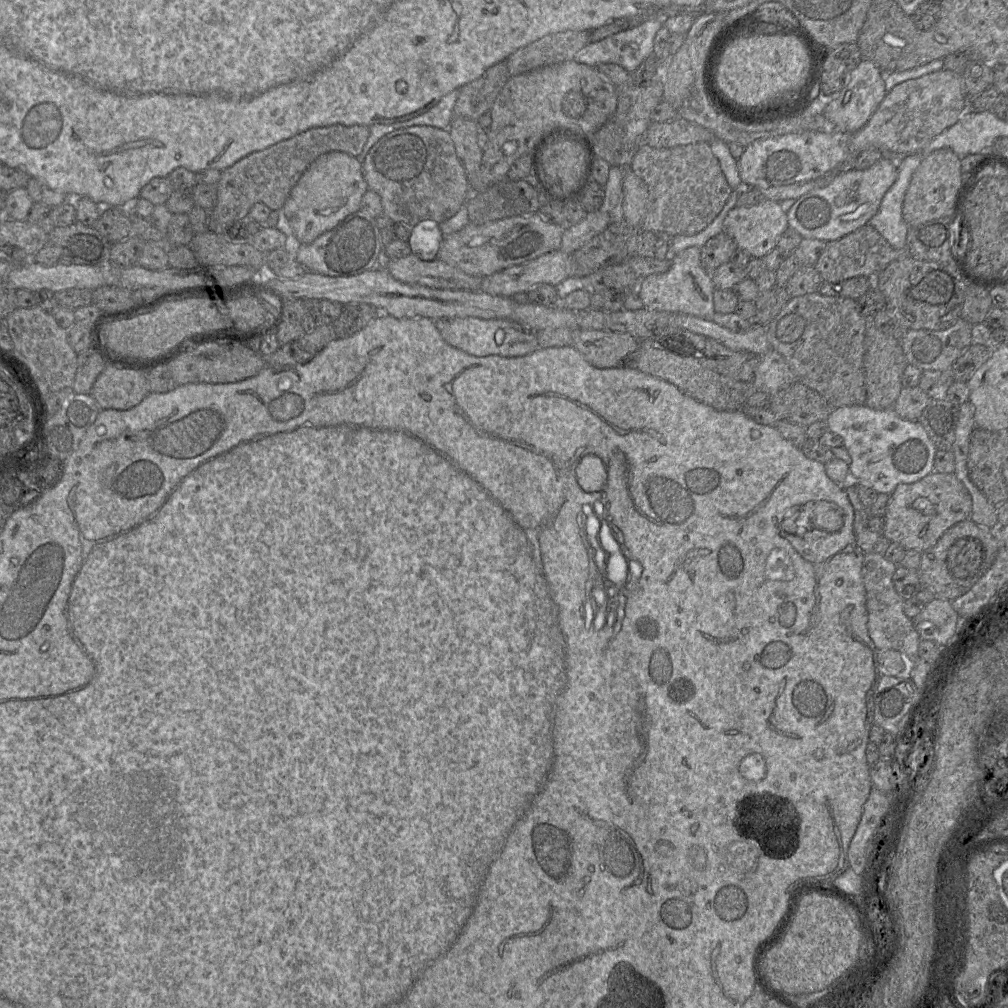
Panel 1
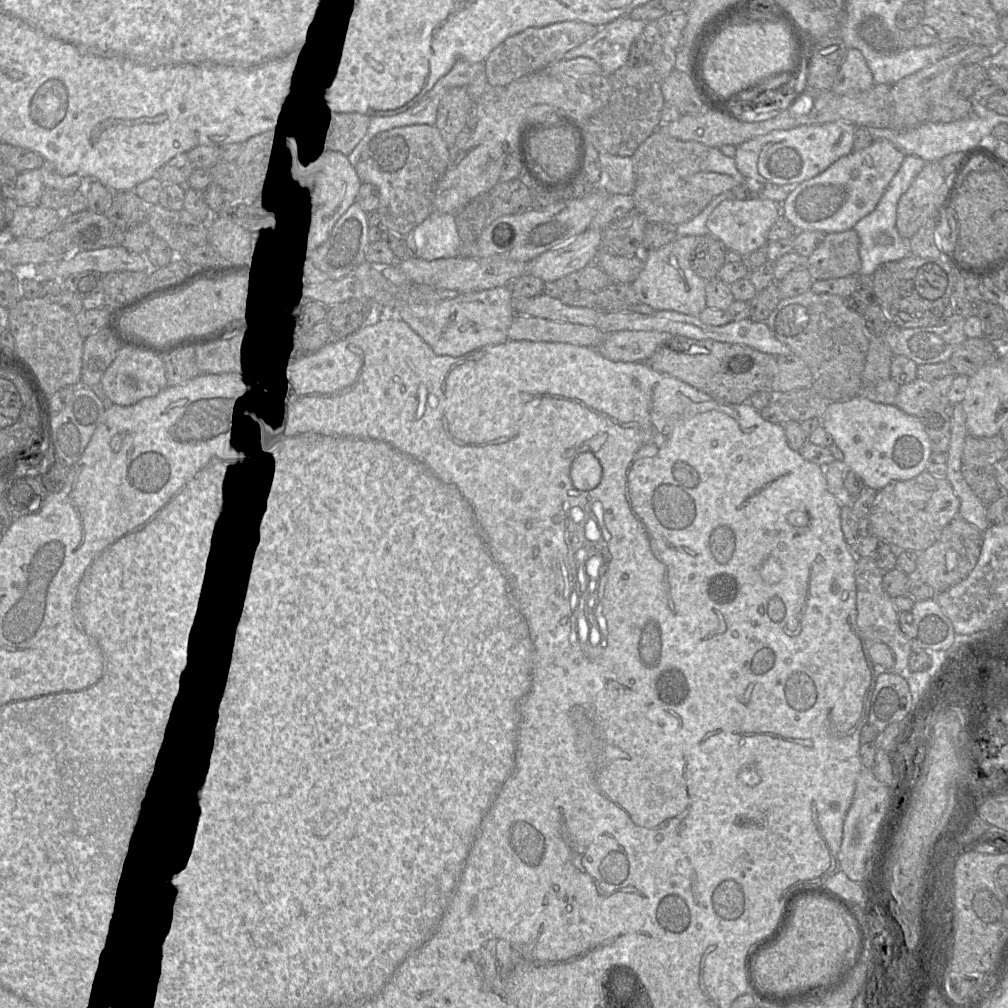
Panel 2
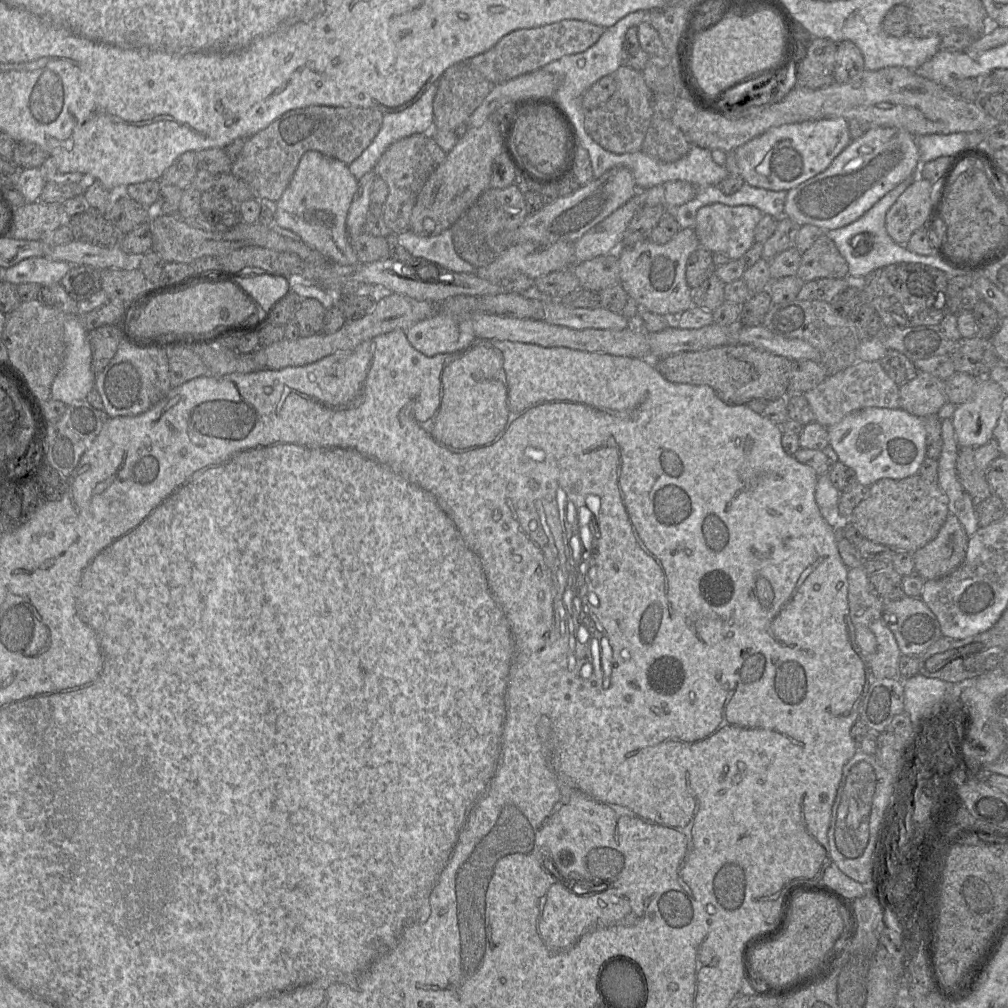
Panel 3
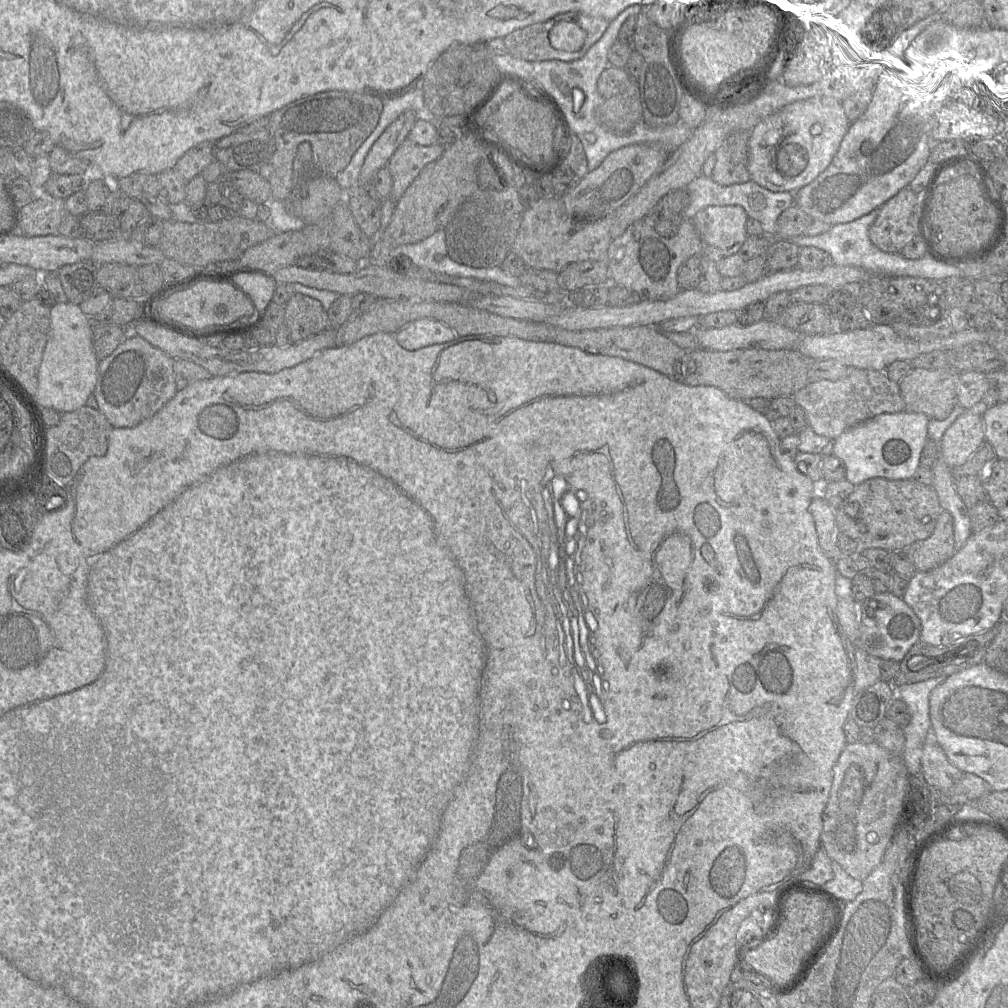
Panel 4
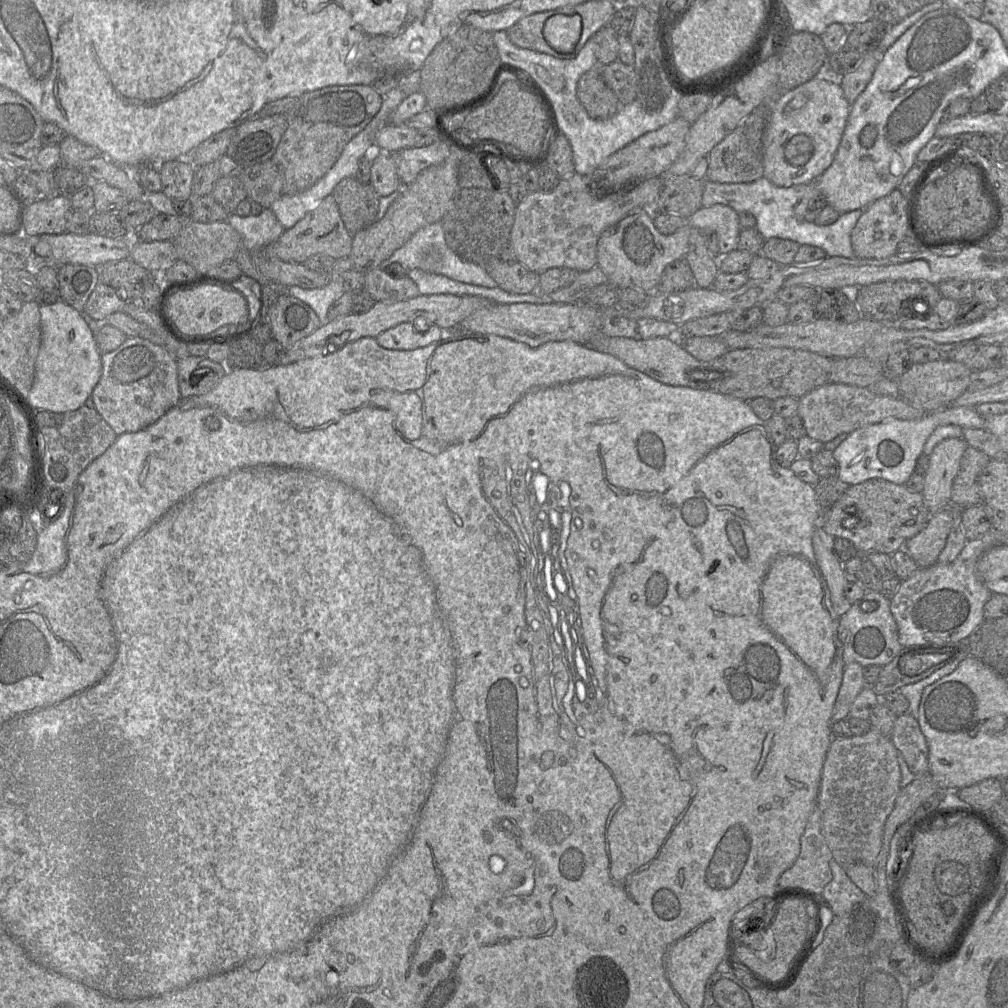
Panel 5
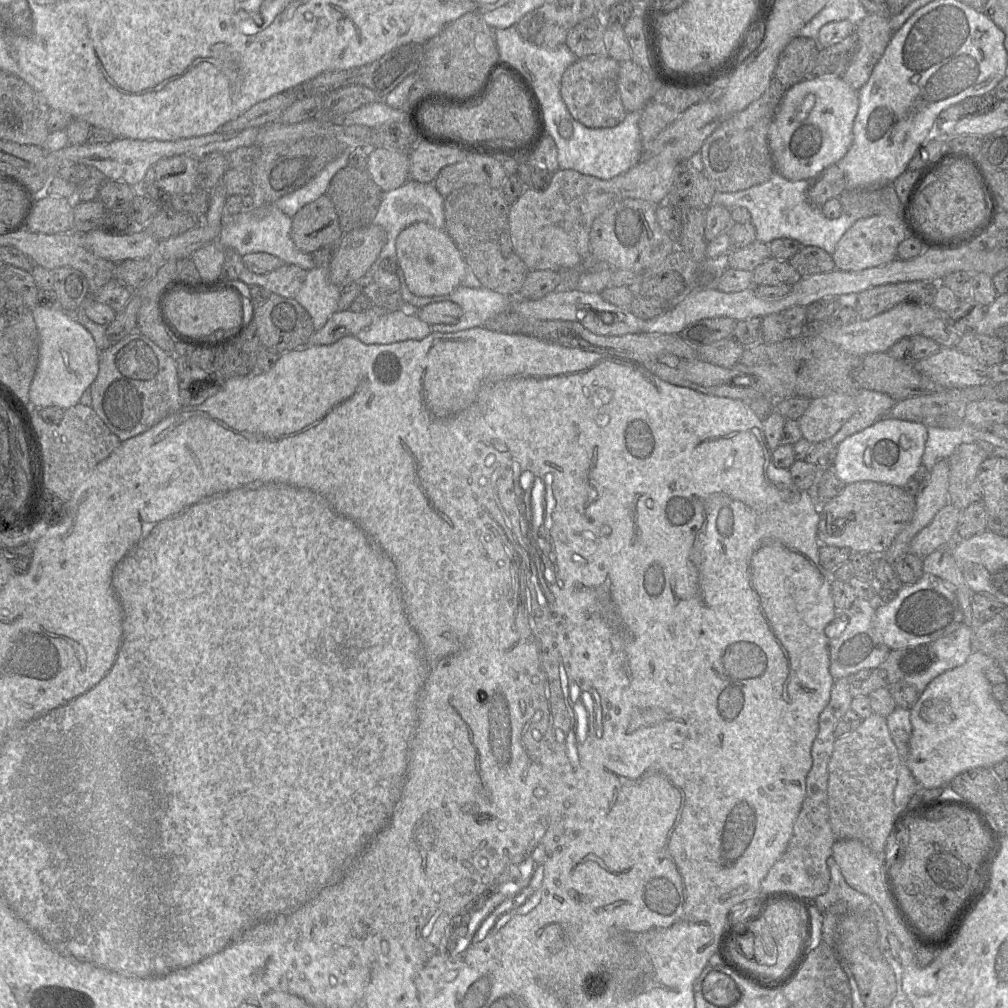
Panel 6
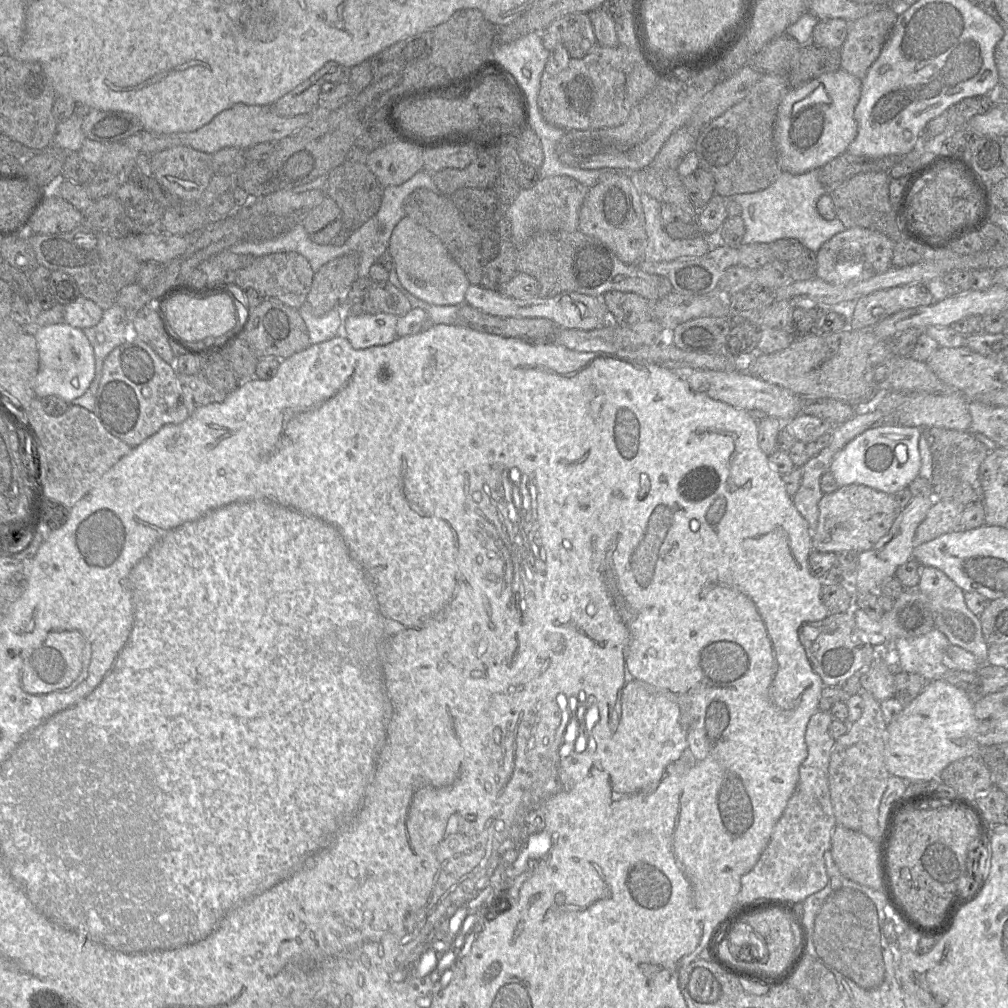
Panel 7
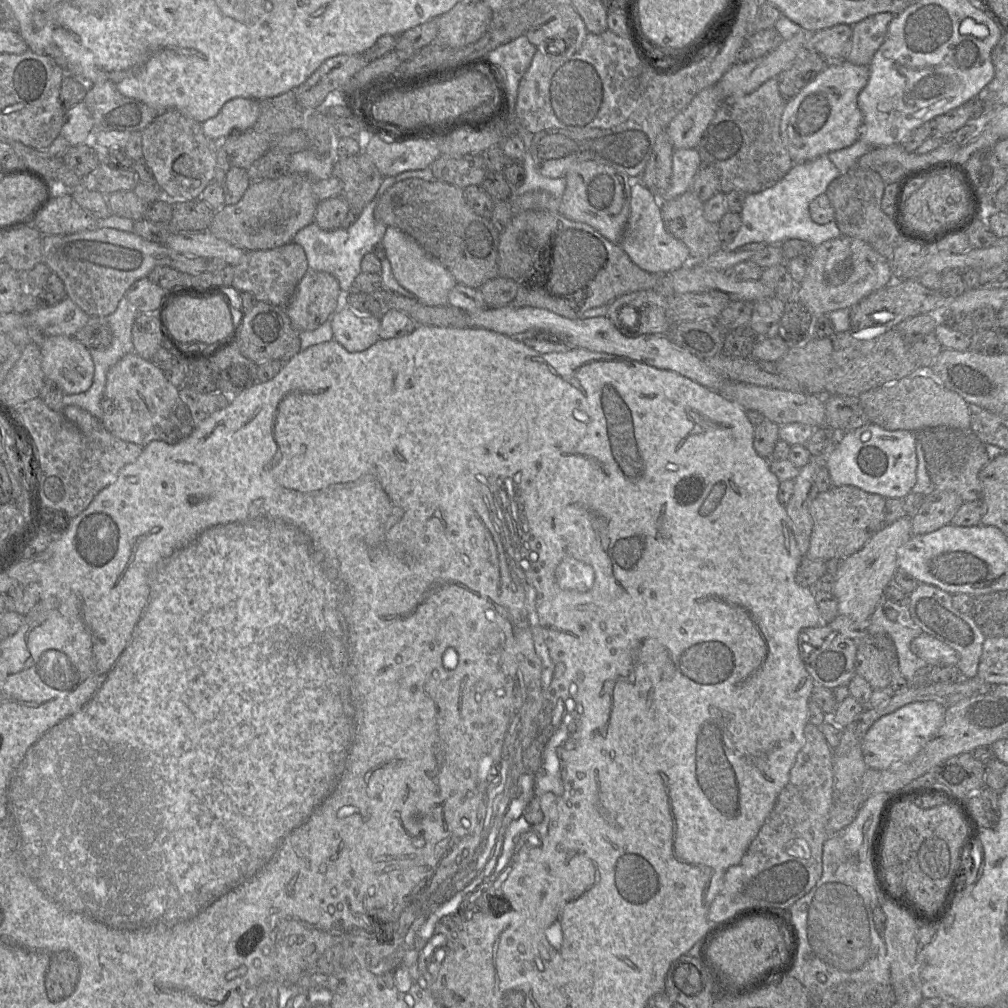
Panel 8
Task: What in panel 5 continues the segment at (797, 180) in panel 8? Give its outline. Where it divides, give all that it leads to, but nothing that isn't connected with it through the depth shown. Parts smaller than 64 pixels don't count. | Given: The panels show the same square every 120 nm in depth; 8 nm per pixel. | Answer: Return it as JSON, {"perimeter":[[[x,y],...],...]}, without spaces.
{"perimeter":[[[762,177],[750,183],[717,183],[704,180],[702,208],[722,204],[733,208],[738,213],[751,213],[756,218],[755,229],[765,240],[770,238],[788,239],[799,245],[811,245],[823,249],[828,257],[855,257],[851,245],[851,233],[863,210],[839,213],[838,219],[831,225],[818,225],[815,222],[802,222],[794,216],[797,201],[797,188],[779,187]]]}

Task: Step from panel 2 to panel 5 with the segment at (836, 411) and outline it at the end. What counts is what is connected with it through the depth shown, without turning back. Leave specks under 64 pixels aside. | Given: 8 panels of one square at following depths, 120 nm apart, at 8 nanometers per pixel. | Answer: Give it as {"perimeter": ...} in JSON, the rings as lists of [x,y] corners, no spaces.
{"perimeter":[[[949,406],[926,413],[915,420],[891,419],[865,425],[851,432],[832,452],[839,464],[838,478],[853,485],[872,478],[904,484],[915,472],[915,465],[924,445],[939,426],[954,424],[960,427],[986,428],[986,418],[974,406]]]}

